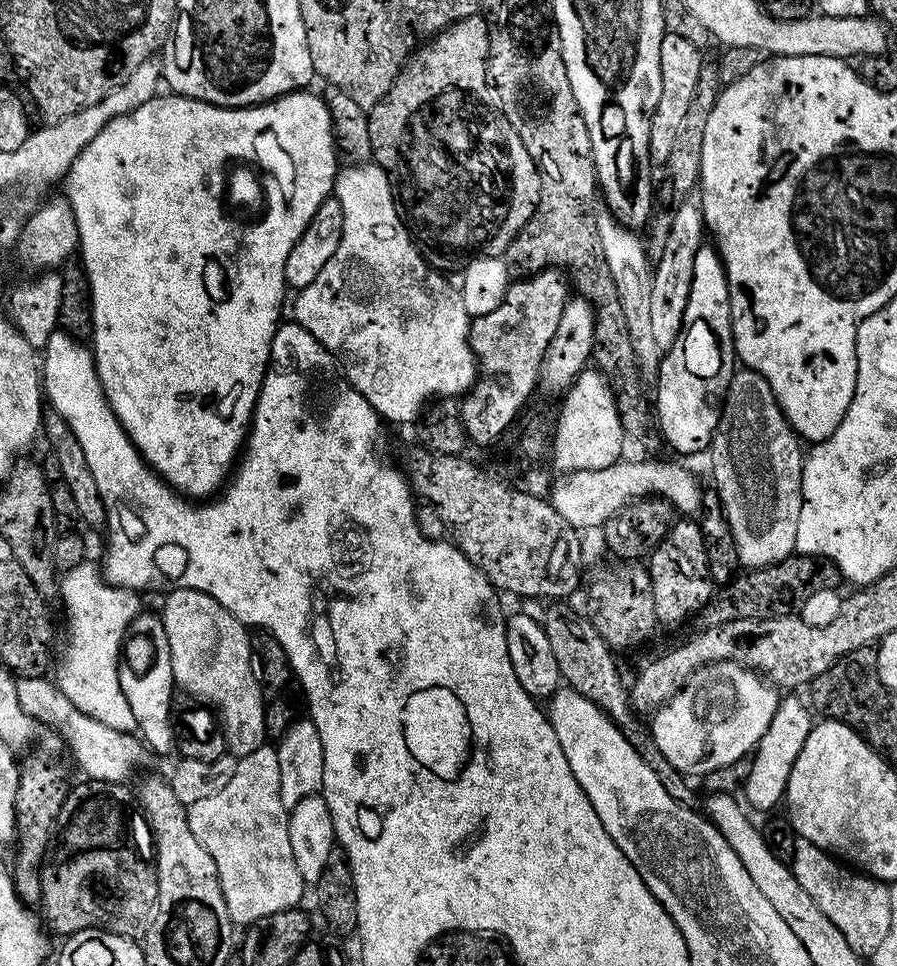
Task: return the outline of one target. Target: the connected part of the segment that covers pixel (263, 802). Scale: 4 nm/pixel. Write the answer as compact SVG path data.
M266 742L261 748L254 750L254 754L239 757L234 778L230 778L230 782L226 782L226 786L222 786L218 794L201 798L199 802L187 805L187 809L194 838L198 838L202 846L206 846L210 858L214 858L214 866L218 866L226 910L233 925L247 926L258 918L266 918L266 914L278 914L301 903L299 900L304 896L306 885L302 874L298 874L294 850L290 850L289 809L284 808L279 794L278 754L271 743Z

